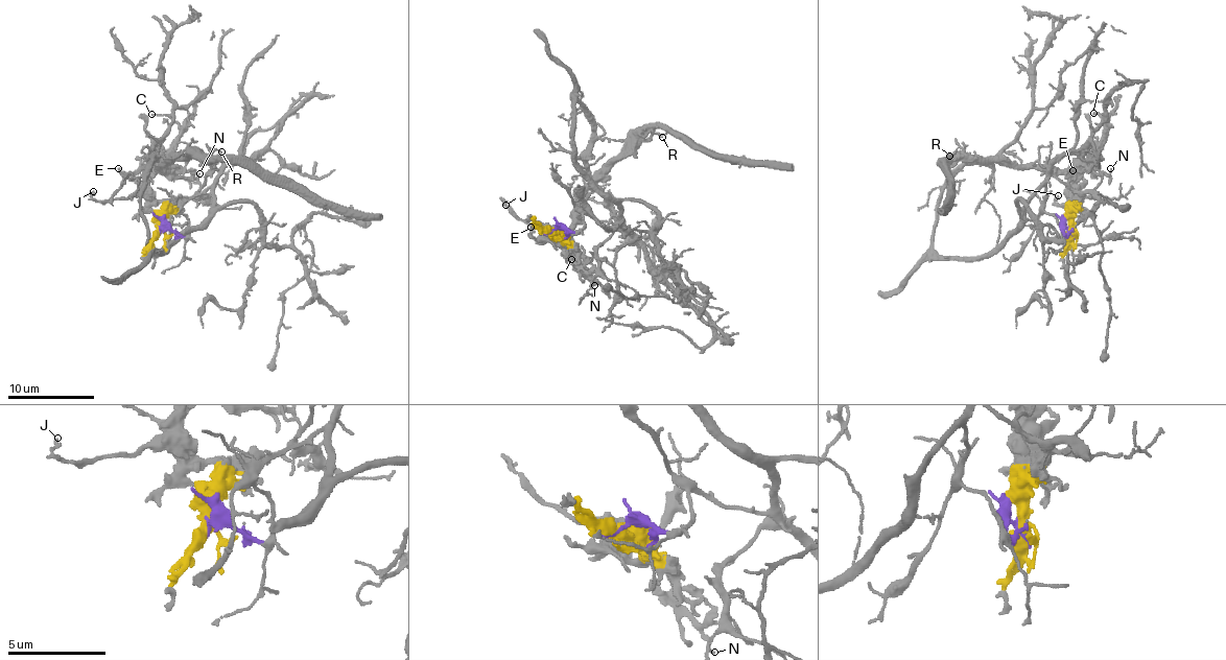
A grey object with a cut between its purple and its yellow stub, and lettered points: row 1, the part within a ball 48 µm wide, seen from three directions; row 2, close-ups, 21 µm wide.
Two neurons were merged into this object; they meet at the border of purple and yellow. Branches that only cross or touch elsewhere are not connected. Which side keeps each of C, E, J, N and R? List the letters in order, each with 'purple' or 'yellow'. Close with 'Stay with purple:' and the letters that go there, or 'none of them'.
C: yellow
E: yellow
J: yellow
N: yellow
R: yellow
Stay with purple: none of them

